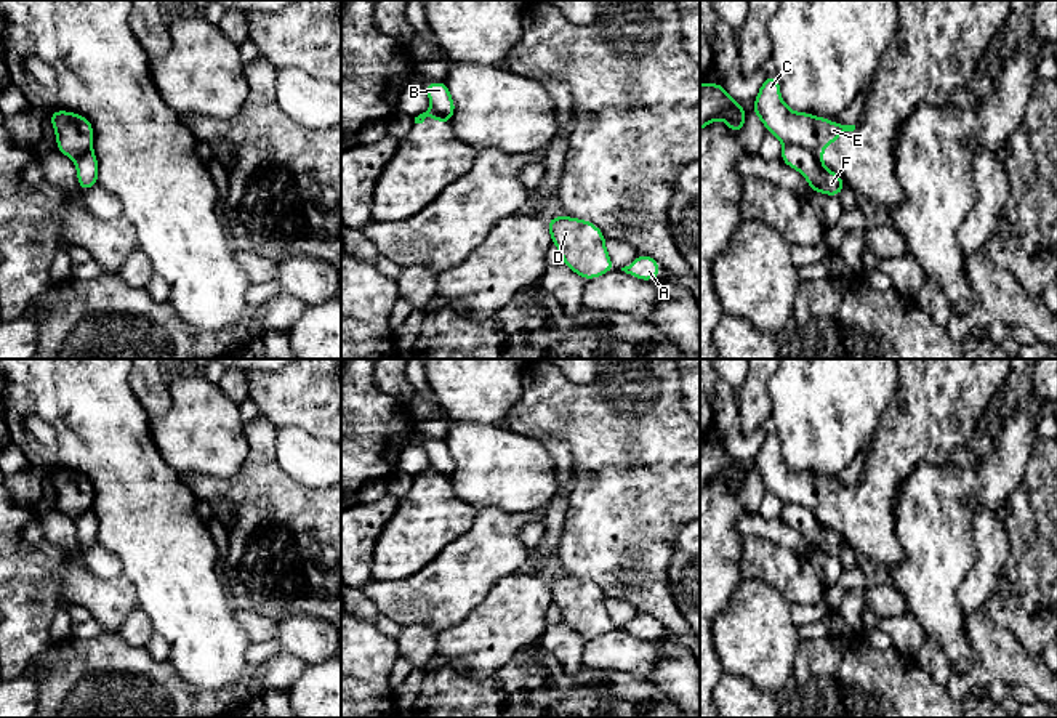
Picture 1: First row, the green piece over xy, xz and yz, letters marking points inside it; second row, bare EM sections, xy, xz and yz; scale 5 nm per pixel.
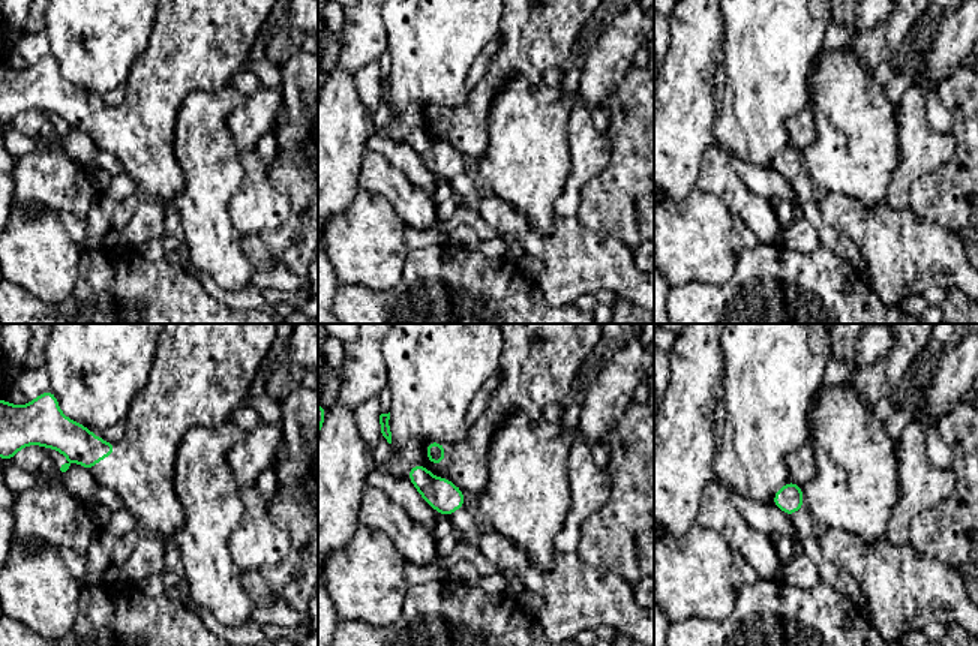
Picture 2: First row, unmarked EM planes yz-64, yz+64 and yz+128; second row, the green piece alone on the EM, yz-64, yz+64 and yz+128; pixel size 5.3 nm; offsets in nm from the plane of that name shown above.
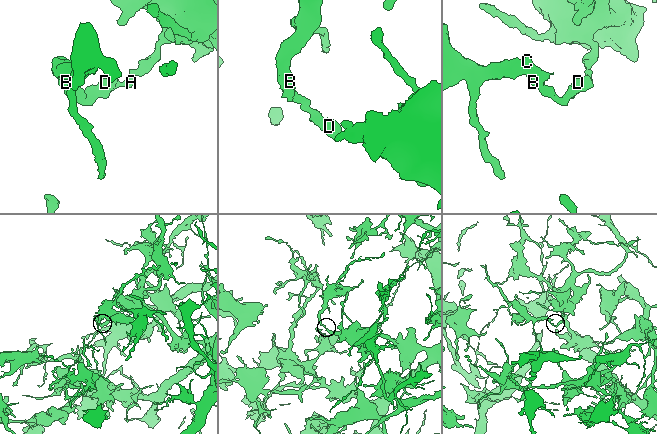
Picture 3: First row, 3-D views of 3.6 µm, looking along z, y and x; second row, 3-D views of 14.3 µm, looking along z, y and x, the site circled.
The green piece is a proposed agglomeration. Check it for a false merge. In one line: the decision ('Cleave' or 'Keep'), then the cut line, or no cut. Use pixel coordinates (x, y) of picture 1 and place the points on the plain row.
Cleave. Split along yz (783, 502), (806, 507), (822, 524)

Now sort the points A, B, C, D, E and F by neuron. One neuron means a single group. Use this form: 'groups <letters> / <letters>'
groups A B D F / C E

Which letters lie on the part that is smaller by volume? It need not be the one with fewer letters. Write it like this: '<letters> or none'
C, E

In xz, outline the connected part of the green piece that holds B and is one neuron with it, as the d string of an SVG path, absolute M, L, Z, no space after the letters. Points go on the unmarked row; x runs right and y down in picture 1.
M428 441L424 449L426 449L428 457L431 460L431 466L436 471L452 478L456 465L450 455L447 442L445 441Z

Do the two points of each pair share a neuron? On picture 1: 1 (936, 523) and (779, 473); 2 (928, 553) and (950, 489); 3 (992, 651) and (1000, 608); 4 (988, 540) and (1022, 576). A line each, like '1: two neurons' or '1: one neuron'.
1: two neurons
2: one neuron
3: two neurons
4: two neurons

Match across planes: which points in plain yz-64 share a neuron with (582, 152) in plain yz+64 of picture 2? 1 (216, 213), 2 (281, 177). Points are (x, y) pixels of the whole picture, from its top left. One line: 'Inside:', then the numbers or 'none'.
Inside: none

